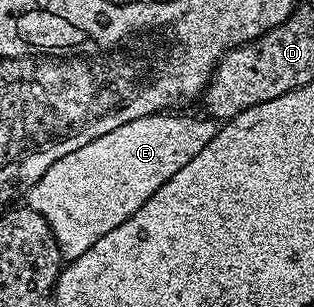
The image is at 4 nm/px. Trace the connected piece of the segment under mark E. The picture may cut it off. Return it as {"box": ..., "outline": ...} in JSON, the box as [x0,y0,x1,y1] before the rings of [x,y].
{"box":[26,111,219,258],"outline":[[[168,111],[133,119],[133,123],[125,123],[125,127],[117,127],[117,131],[109,131],[109,135],[101,135],[101,139],[93,139],[93,143],[85,143],[85,147],[77,147],[77,151],[69,151],[69,155],[57,159],[57,163],[53,163],[53,167],[27,190],[26,204],[47,220],[64,258],[85,255],[101,235],[109,235],[113,227],[121,227],[121,223],[142,207],[161,183],[173,179],[173,175],[177,175],[177,171],[181,171],[181,167],[185,167],[185,163],[189,163],[189,159],[193,159],[193,155],[197,155],[219,130],[219,125],[211,119],[202,121],[199,117],[175,116],[179,115]]]}

